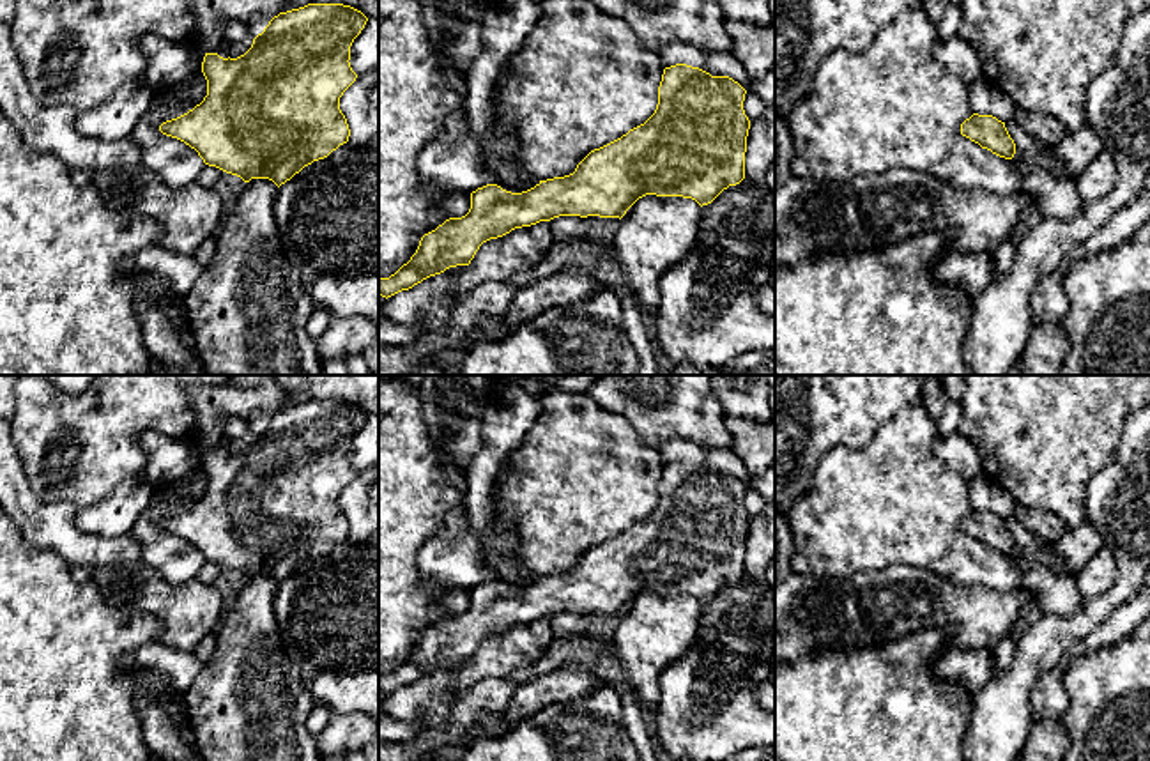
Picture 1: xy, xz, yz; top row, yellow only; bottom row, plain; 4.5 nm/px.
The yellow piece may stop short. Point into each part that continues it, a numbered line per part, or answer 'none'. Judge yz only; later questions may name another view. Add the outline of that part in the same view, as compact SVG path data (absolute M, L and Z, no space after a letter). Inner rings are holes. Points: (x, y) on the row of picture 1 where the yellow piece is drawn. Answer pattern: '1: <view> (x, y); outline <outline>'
none

